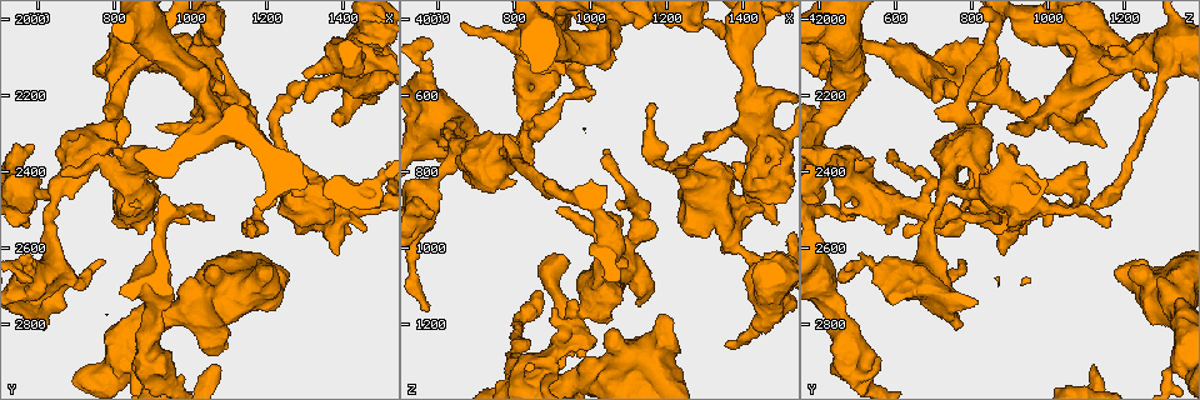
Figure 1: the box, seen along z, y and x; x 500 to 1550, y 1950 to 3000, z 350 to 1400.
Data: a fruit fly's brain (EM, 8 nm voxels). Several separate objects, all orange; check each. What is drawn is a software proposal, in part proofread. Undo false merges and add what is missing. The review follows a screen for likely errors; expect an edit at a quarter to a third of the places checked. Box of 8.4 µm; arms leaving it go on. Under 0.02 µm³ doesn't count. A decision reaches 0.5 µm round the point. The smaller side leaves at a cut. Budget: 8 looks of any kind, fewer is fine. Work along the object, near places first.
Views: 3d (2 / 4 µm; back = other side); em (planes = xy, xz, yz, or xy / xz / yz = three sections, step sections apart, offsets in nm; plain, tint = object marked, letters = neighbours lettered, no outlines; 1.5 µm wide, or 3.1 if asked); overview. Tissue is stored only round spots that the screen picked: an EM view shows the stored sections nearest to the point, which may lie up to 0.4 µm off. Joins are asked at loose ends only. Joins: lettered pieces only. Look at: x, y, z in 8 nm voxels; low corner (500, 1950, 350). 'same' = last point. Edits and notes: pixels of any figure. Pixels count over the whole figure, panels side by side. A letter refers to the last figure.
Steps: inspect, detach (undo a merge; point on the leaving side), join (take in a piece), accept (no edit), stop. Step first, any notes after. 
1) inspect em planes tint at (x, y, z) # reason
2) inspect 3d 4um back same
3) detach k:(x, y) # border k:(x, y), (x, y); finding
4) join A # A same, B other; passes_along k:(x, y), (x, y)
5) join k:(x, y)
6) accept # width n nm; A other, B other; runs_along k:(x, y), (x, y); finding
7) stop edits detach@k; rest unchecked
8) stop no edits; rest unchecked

inspect 3d 2um back at (880, 2490, 1120) # long arm stops here

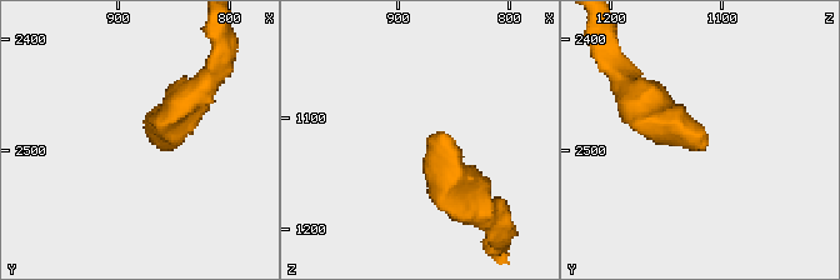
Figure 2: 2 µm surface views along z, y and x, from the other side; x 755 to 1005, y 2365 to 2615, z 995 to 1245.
inspect em planes plain at (876, 2488, 1122)

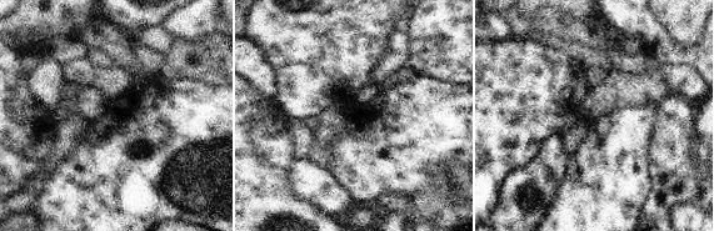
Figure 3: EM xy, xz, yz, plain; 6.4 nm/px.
inspect em planes letters same # see the neighbours

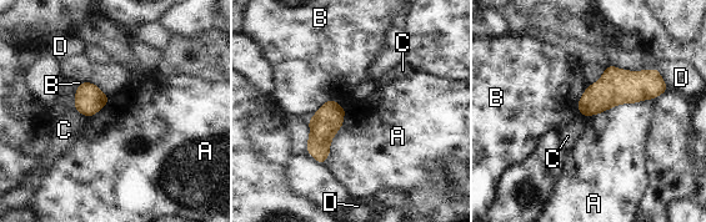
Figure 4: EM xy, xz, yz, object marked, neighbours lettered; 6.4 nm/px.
accept # A other, B other, C other, D other; border 4:(654, 99), (621, 102), (585, 117); no lettered piece goes on from it

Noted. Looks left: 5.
inspect em planes tint at (790, 2225, 1285) # narrows sharply

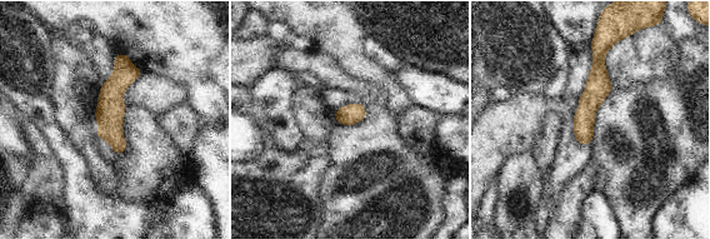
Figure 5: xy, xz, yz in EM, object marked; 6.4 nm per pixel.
inspect em planes letters same

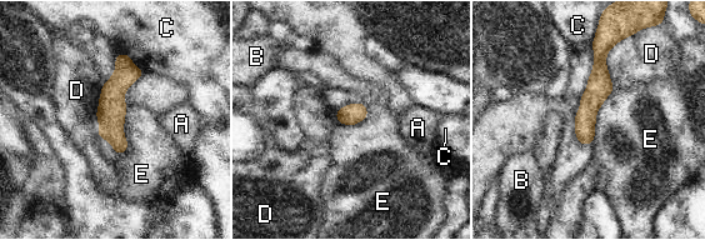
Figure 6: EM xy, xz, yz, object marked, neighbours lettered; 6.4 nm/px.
accept # width 130 nm; A other, B other, C other, D other, E other; border 6:(126, 108), (126, 149), (116, 154); all the same neuron

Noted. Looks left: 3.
inspect em yz step 8 tint at (770, 2635, 785) # an open end

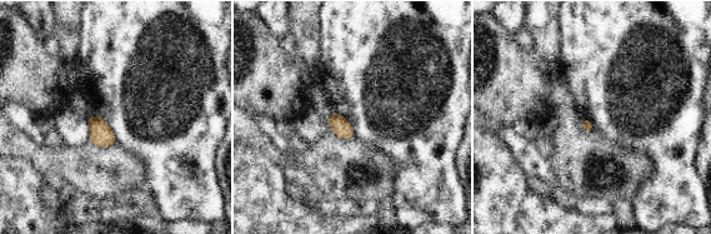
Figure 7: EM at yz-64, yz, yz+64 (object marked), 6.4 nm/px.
inspect em planes letters same # cut it another way

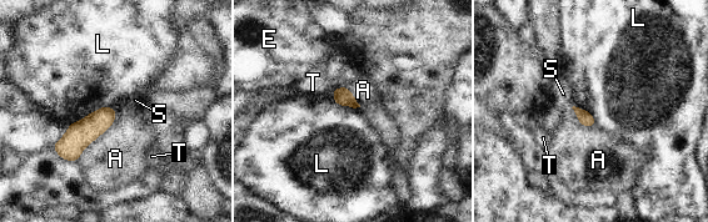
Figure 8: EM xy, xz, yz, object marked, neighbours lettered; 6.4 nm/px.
accept # A other, E other, L other, S other, T other; border 8:(114, 109), (99, 107), (68, 127); none of them fits

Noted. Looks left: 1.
stop no edits; rest unchecked

